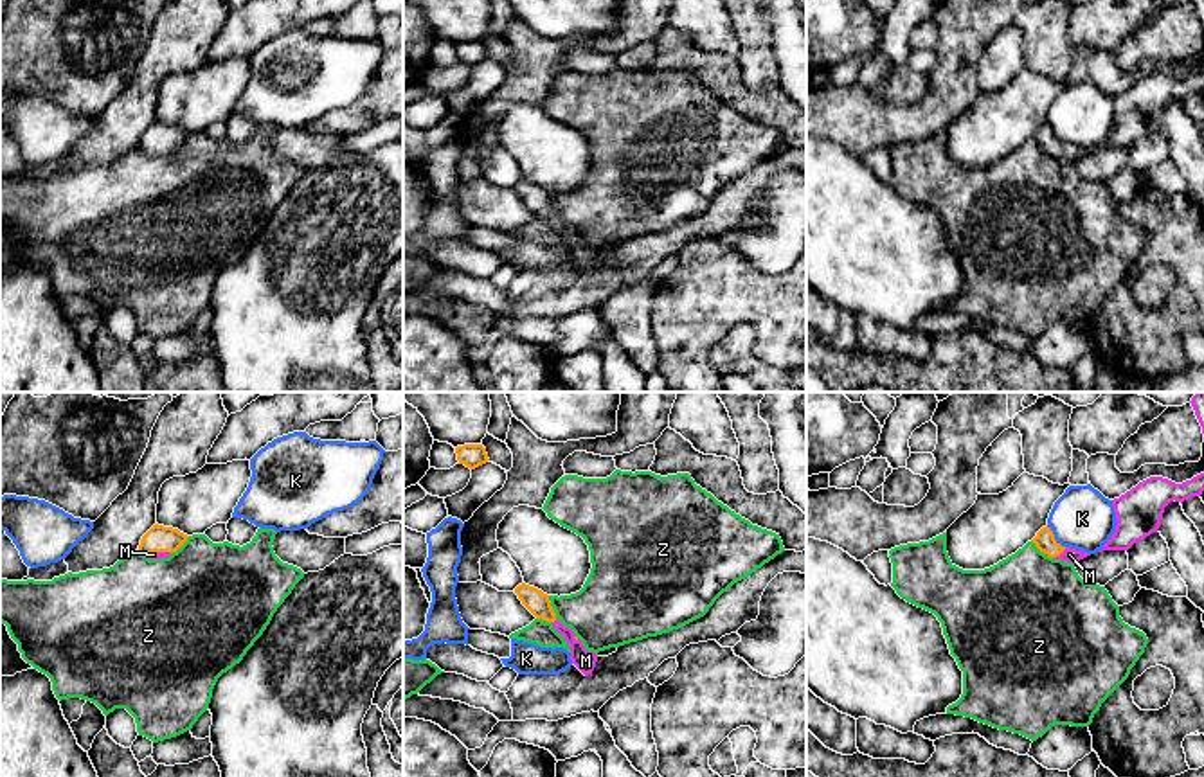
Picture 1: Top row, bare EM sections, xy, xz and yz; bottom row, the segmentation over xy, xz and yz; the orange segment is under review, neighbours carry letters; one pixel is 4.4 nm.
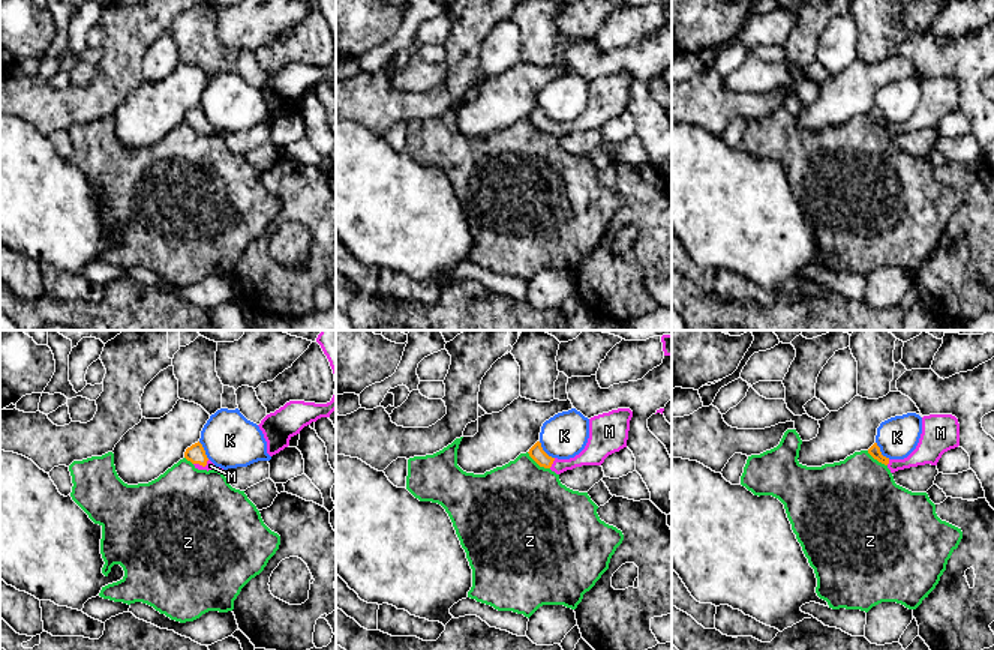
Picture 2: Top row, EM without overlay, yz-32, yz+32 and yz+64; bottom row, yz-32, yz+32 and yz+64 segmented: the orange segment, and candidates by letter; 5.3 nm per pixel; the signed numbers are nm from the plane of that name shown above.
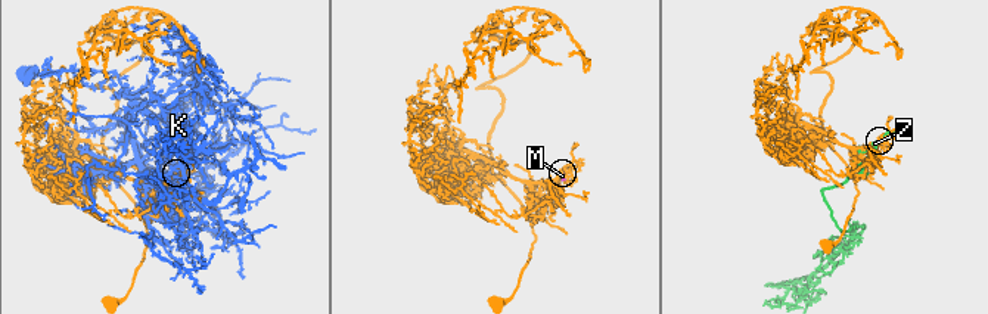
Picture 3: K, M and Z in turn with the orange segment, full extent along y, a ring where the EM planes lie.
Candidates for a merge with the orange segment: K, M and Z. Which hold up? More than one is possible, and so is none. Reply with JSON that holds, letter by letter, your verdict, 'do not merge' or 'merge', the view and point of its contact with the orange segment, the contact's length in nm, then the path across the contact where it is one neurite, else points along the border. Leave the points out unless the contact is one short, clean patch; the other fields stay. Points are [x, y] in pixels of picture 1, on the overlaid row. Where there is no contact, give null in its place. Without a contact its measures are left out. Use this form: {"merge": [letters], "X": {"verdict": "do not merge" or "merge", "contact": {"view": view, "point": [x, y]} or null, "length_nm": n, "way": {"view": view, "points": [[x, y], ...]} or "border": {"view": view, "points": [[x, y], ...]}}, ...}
{"merge": ["M"], "K": {"verdict": "do not merge", "contact": {"view": "yz", "point": [1053, 536]}, "length_nm": 130}, "M": {"verdict": "merge", "contact": {"view": "yz", "point": [1059, 554]}, "length_nm": 80, "way": {"view": "yz", "points": [[1044, 540], [1059, 554], [1069, 554]]}}, "Z": {"verdict": "do not merge", "contact": {"view": "xz", "point": [551, 607]}, "length_nm": 110}}

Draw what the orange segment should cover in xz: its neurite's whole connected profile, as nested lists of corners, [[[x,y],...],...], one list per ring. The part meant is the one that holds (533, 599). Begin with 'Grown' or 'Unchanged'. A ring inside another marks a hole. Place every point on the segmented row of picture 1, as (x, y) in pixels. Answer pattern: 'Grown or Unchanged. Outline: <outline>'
Grown. Outline: [[[526,583],[518,585],[515,588],[515,594],[522,601],[522,604],[536,617],[542,621],[547,621],[553,624],[553,628],[565,639],[565,642],[571,648],[571,660],[572,664],[585,674],[592,674],[598,655],[592,651],[587,651],[583,642],[574,639],[574,631],[571,628],[565,628],[560,619],[556,617],[549,595],[544,594],[542,590],[529,586]]]

